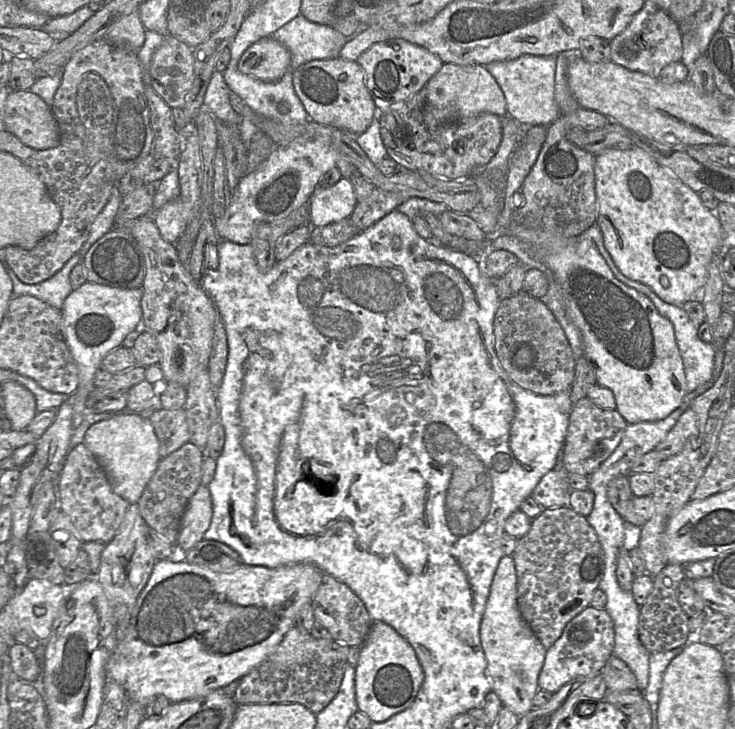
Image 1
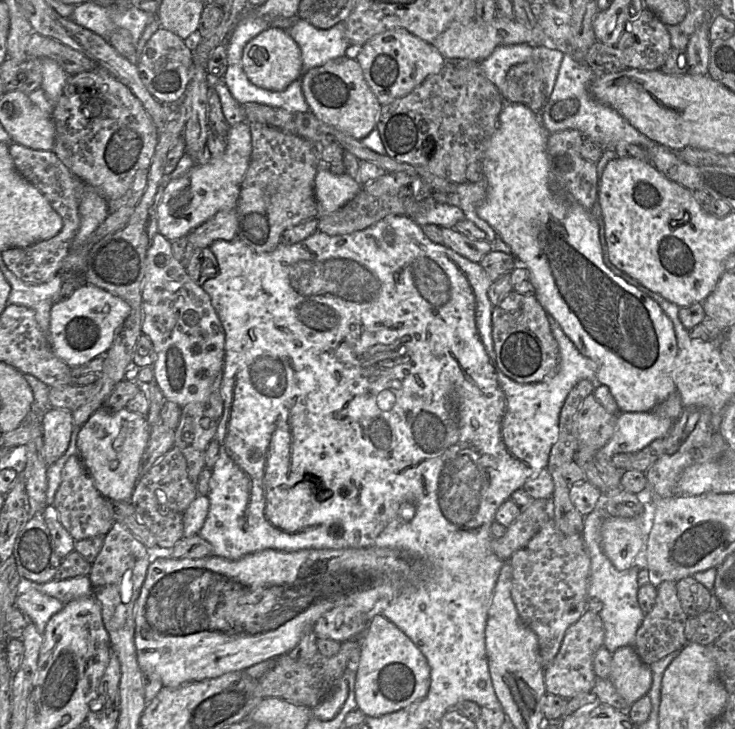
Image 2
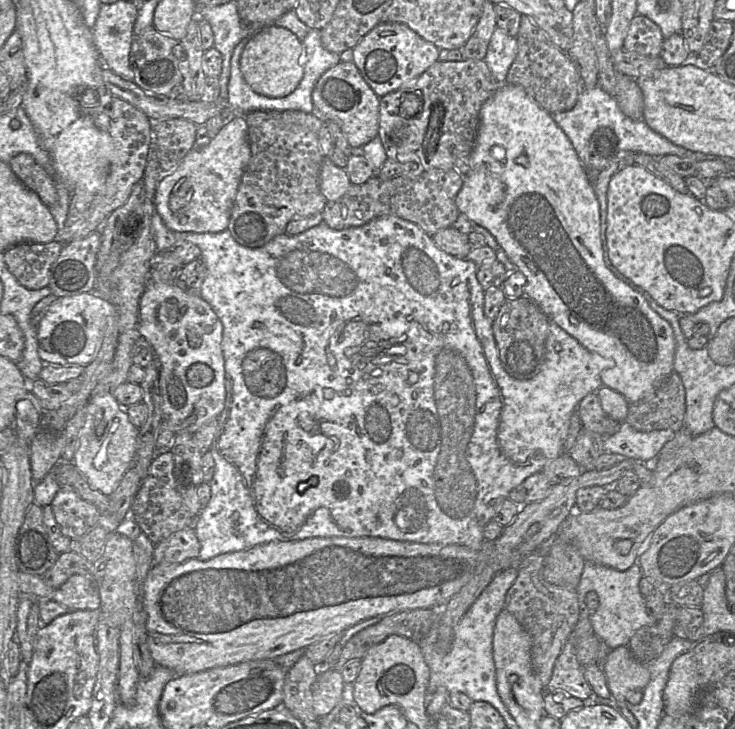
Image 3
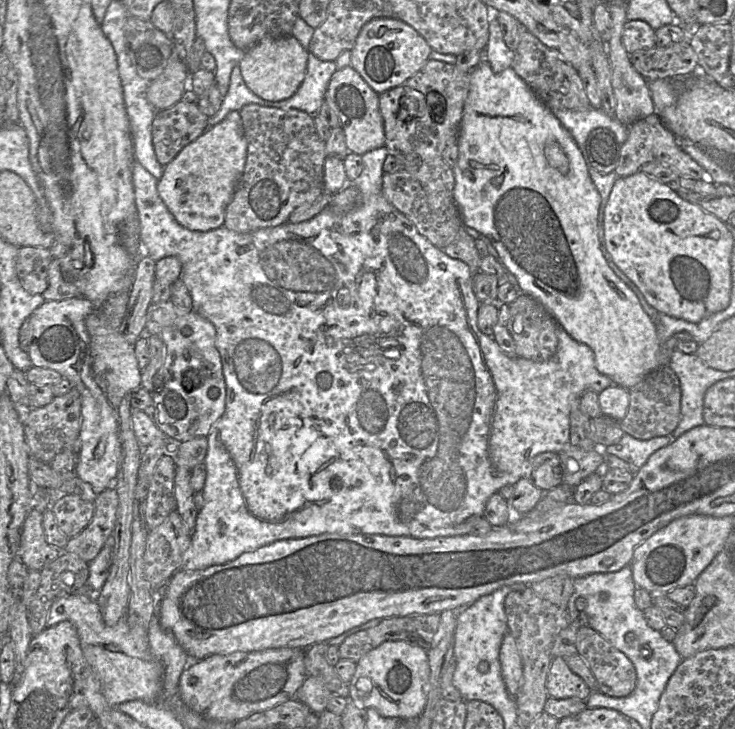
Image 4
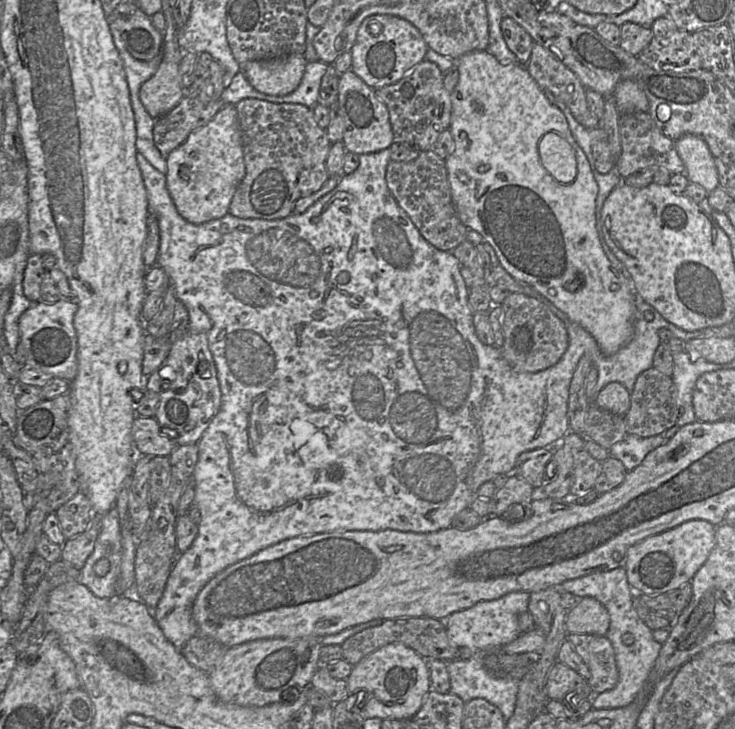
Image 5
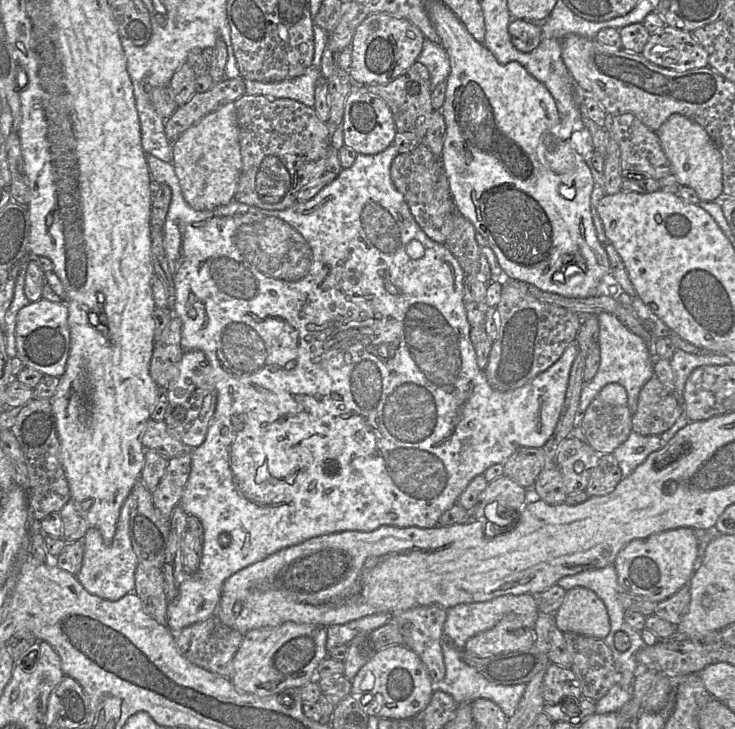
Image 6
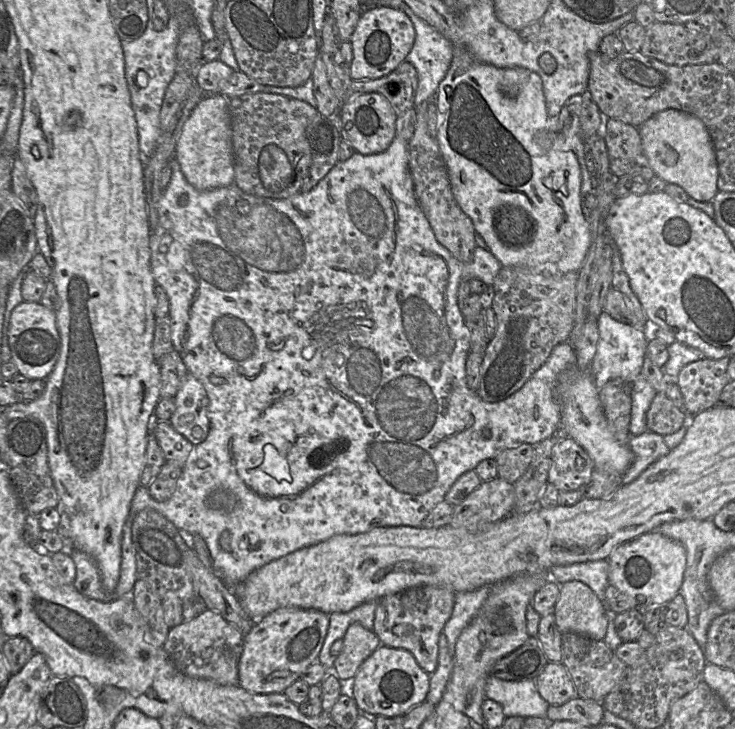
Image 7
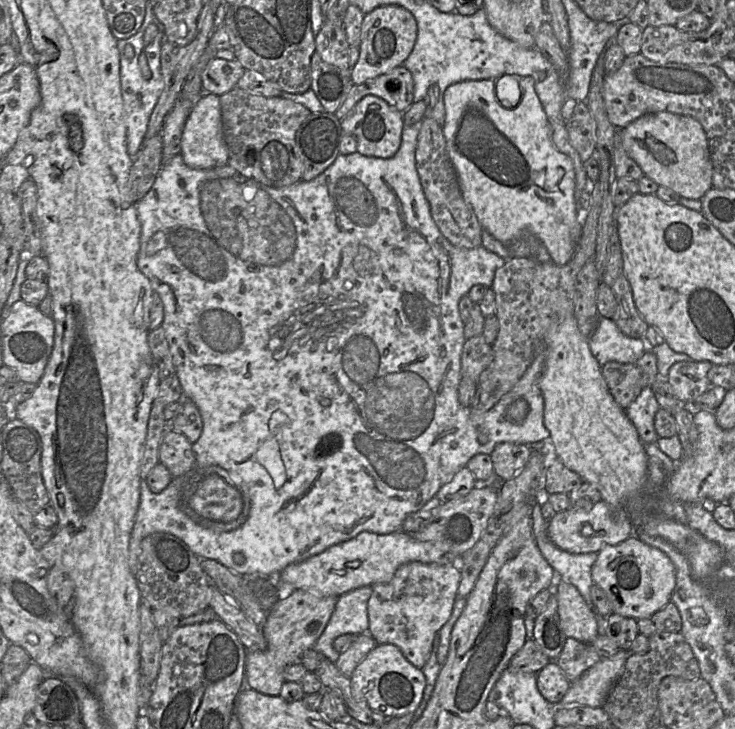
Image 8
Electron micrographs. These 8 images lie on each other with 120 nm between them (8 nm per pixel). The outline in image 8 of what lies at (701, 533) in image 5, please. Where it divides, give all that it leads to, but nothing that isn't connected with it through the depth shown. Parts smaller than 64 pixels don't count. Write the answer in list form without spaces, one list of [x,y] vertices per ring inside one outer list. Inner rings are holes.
[[[632,536],[618,545],[603,547],[597,554],[592,567],[592,579],[594,585],[606,593],[613,614],[638,621],[652,616],[671,601],[676,584],[676,568],[660,549]]]

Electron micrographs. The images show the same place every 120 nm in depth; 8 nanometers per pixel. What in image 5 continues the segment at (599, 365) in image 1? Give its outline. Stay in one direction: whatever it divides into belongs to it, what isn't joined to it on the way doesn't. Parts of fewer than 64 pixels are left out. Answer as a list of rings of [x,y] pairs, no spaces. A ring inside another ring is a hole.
[[[487,50],[466,53],[455,60],[455,62],[458,66],[459,79],[454,90],[451,92],[452,111],[449,126],[455,143],[455,149],[445,160],[445,164],[448,172],[451,197],[461,222],[468,229],[478,232],[483,239],[493,247],[500,265],[514,279],[531,286],[555,307],[565,313],[572,322],[578,324],[590,333],[604,356],[615,354],[618,350],[627,345],[633,337],[636,297],[632,294],[626,278],[611,264],[602,250],[596,229],[595,216],[598,184],[583,150],[579,147],[570,131],[565,116],[556,106],[548,101],[544,90],[537,84],[526,67],[521,63],[503,65]],[[548,132],[556,132],[565,138],[575,151],[577,175],[575,180],[571,183],[563,184],[558,182],[541,163],[538,144],[540,139]]]

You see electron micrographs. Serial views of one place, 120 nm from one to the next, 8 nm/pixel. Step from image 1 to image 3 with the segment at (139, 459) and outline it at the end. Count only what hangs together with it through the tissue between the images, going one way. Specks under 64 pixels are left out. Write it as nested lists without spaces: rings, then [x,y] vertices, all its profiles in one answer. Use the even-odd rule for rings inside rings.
[[[97,393],[90,398],[73,459],[90,487],[106,496],[118,488],[126,472],[135,464],[138,434],[139,429],[131,423],[126,409],[119,405],[112,393]]]

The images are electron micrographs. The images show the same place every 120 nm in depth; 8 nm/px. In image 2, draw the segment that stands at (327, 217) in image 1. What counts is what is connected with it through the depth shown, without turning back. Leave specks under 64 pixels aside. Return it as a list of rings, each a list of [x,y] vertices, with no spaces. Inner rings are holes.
[[[321,166],[315,178],[318,218],[343,207],[363,187],[348,174],[334,175],[327,166]]]

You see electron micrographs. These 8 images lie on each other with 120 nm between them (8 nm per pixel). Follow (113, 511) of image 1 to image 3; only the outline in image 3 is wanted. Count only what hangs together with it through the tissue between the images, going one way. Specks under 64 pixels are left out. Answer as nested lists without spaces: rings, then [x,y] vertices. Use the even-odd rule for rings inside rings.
[[[60,489],[51,508],[62,533],[71,539],[85,535],[101,516],[95,505],[83,500],[73,490]]]

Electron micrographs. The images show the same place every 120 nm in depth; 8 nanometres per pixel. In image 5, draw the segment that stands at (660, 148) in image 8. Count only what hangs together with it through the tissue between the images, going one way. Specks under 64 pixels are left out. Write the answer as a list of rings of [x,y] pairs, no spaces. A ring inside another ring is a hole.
[[[687,134],[675,141],[677,153],[685,166],[684,175],[690,183],[702,186],[708,193],[719,186],[718,172],[706,142]]]

